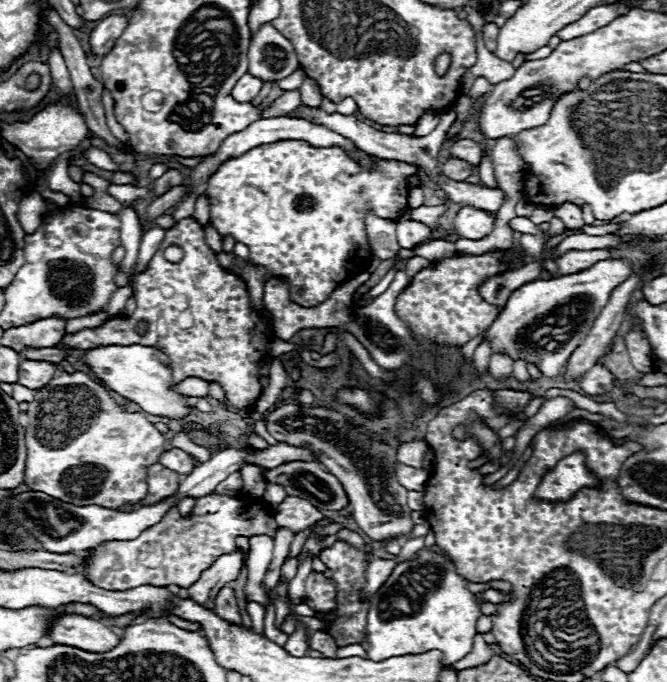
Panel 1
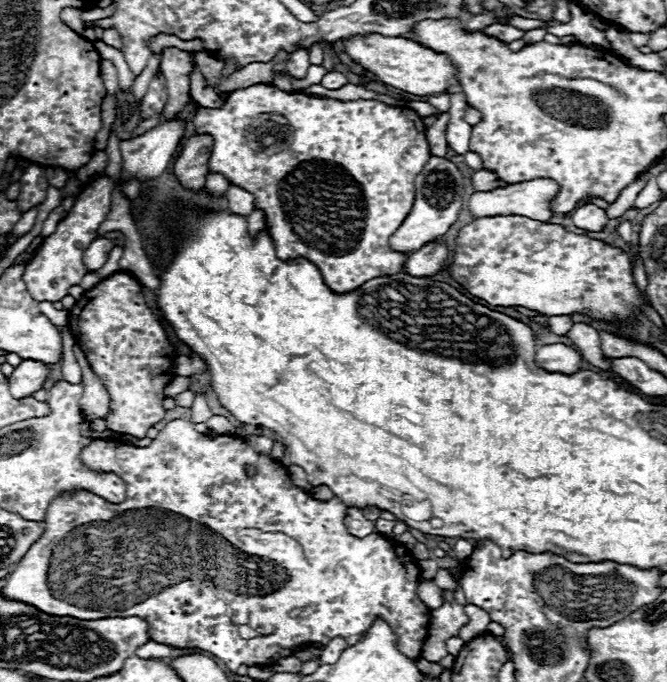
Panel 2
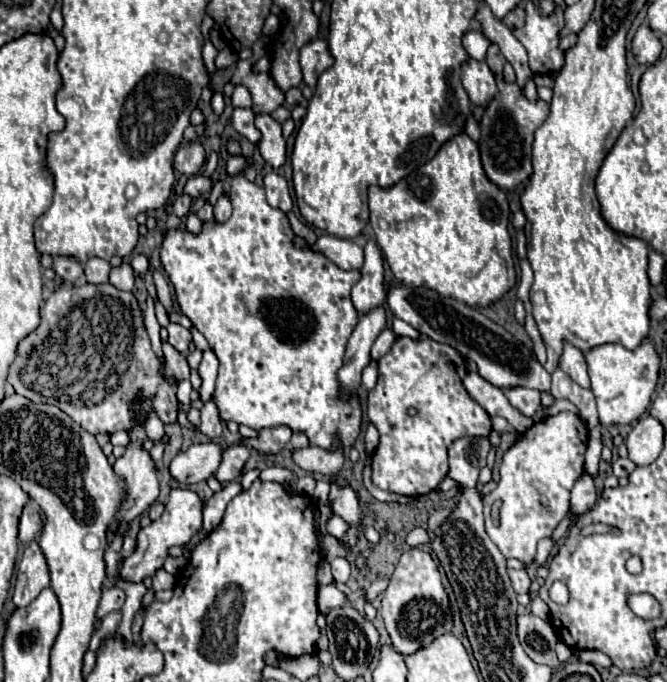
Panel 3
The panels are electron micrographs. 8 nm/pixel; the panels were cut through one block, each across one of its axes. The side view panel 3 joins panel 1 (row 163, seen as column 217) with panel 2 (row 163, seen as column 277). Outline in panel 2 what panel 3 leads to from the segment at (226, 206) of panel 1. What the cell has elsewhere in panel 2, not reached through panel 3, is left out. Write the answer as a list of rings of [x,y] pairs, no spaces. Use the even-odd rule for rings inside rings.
[[[254,84],[254,86],[242,88],[242,90],[230,92],[222,108],[202,108],[194,116],[194,126],[196,126],[196,134],[208,134],[214,140],[208,170],[212,174],[222,174],[230,184],[240,186],[240,188],[254,194],[254,208],[264,212],[266,230],[272,232],[276,256],[280,260],[290,260],[290,258],[298,258],[298,256],[310,260],[320,270],[320,274],[324,278],[324,284],[336,294],[354,292],[364,282],[368,282],[372,278],[392,276],[392,274],[398,274],[404,268],[404,262],[410,258],[410,252],[392,250],[390,248],[390,238],[400,228],[404,218],[408,216],[408,212],[412,208],[412,202],[414,202],[414,180],[416,180],[416,176],[420,174],[420,170],[424,168],[424,164],[430,158],[430,148],[428,148],[428,142],[426,142],[426,128],[424,128],[422,118],[414,110],[404,108],[404,106],[398,106],[398,108],[396,106],[386,106],[378,100],[340,102],[340,100],[324,100],[324,98],[316,98],[316,96],[306,96],[306,94],[300,94],[300,92],[286,94],[286,92],[282,92],[282,90],[278,90],[270,84]]]

